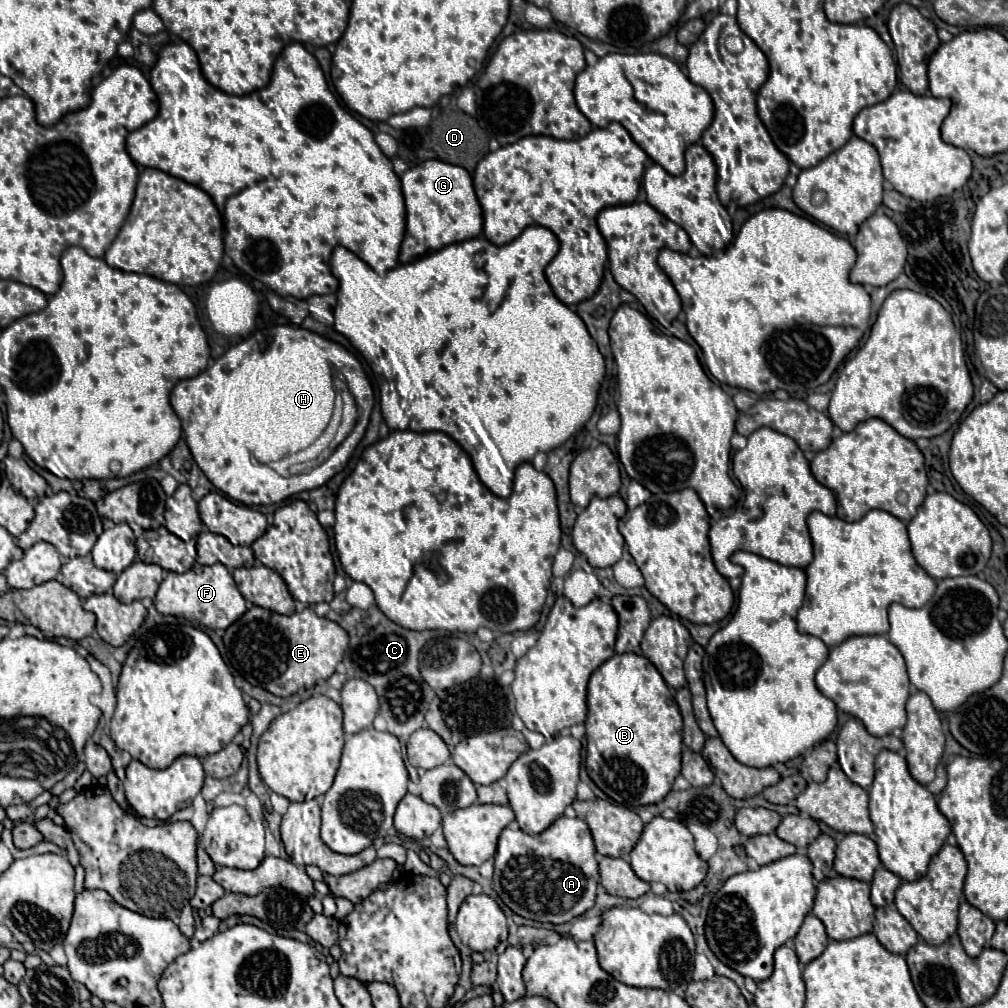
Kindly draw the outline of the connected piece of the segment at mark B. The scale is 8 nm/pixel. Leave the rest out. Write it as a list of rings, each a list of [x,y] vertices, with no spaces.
[[[632,652],[614,654],[590,676],[586,742],[588,776],[614,802],[628,808],[658,804],[672,790],[682,760],[682,716],[670,688],[648,658]]]

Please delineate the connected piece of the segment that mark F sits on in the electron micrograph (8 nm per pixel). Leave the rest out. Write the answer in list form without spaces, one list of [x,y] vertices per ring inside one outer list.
[[[220,562],[212,566],[194,564],[184,574],[168,572],[168,576],[160,584],[160,590],[154,598],[154,606],[162,614],[186,618],[190,622],[202,624],[212,630],[226,630],[232,622],[236,622],[236,618],[240,618],[246,612],[246,600],[242,598],[228,568]]]

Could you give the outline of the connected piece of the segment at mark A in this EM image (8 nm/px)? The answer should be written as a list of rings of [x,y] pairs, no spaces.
[[[560,816],[550,828],[542,834],[526,834],[522,830],[506,828],[498,838],[498,852],[496,852],[496,866],[494,866],[494,890],[502,898],[502,902],[518,916],[530,918],[536,922],[550,922],[550,924],[564,924],[576,916],[582,916],[586,910],[594,906],[596,886],[600,882],[598,862],[596,862],[596,848],[590,834],[590,828],[580,818],[566,818]]]

